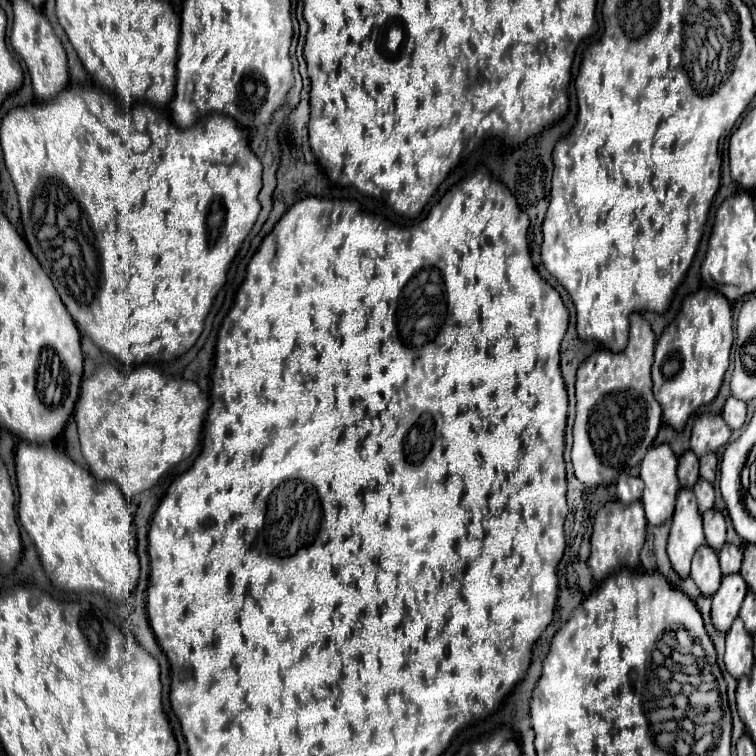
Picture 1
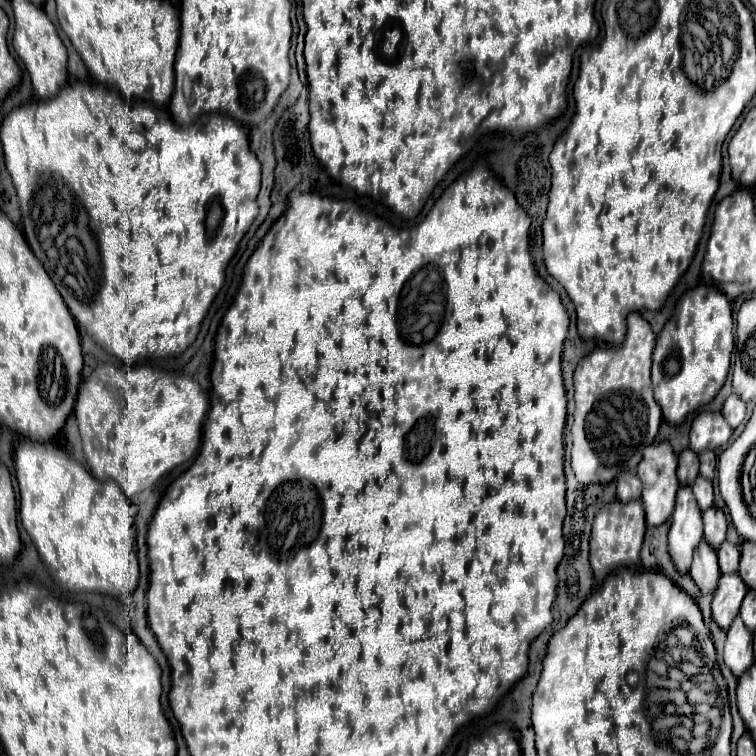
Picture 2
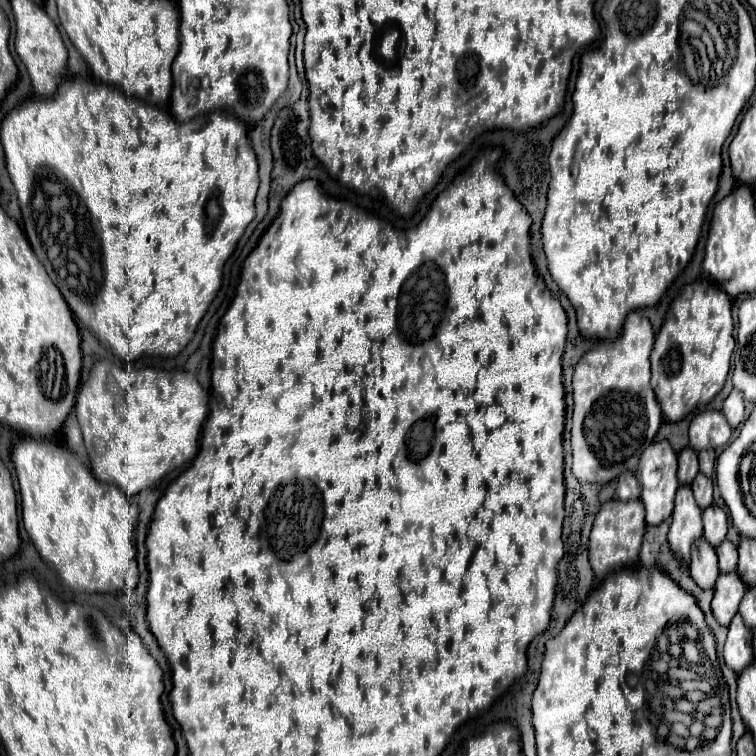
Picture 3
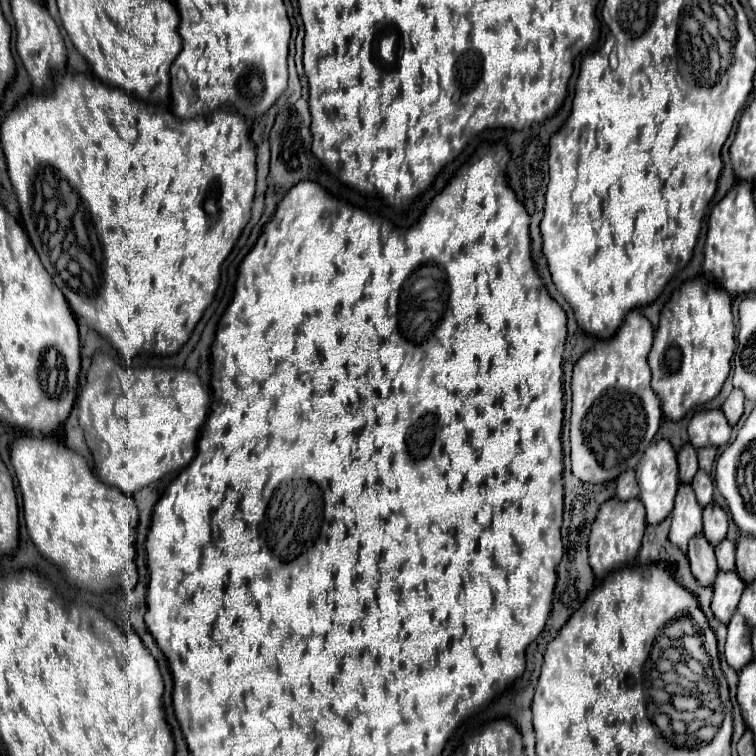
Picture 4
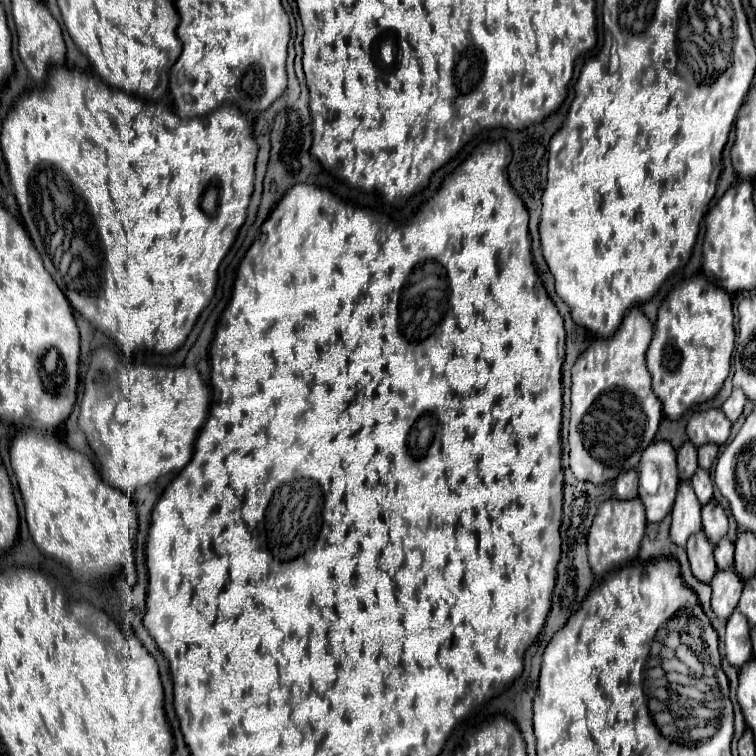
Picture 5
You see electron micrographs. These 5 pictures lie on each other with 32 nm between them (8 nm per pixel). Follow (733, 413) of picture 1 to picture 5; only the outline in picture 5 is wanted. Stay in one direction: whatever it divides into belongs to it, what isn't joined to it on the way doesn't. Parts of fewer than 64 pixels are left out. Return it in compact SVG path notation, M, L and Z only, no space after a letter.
M732 390L732 394L730 394L730 398L722 404L722 410L724 410L724 414L728 416L728 420L732 420L732 422L736 422L738 420L738 416L742 414L742 408L744 408L744 402L746 402L746 396L744 396L744 392L740 392L740 390Z

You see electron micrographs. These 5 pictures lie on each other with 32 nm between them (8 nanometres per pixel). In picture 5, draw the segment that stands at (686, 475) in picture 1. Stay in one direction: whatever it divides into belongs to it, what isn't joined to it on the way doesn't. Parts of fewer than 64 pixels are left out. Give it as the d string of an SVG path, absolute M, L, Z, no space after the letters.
M684 442L680 446L680 450L678 450L680 480L690 480L696 468L698 468L698 462L696 462L696 446L692 442Z

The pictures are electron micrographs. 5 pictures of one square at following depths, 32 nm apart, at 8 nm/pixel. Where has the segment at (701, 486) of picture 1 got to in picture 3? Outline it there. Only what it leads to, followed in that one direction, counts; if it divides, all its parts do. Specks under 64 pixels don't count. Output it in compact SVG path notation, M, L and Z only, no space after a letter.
M698 472L696 480L692 482L692 490L694 490L694 498L700 508L708 508L712 504L712 488L714 488L712 480L704 476L702 472Z

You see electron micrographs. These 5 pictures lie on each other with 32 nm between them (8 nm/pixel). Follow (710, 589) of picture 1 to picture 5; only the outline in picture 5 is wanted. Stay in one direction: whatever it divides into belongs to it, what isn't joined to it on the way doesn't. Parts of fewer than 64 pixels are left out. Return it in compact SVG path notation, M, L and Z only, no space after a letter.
M696 532L688 538L688 544L686 544L686 550L688 550L688 560L690 560L690 566L692 566L692 574L702 580L704 584L710 584L712 576L716 574L716 562L714 562L714 556L712 556L712 542L708 540L708 536L704 536L704 532Z

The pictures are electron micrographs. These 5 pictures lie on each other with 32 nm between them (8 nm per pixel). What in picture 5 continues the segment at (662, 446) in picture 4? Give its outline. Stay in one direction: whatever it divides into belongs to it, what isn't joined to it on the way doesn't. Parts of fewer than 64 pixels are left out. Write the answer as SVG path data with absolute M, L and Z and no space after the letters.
M652 442L642 458L640 458L640 468L636 466L636 472L640 476L640 500L644 502L646 508L646 518L648 522L660 522L674 504L676 496L676 486L678 486L678 468L676 468L676 450L670 446L670 442Z

